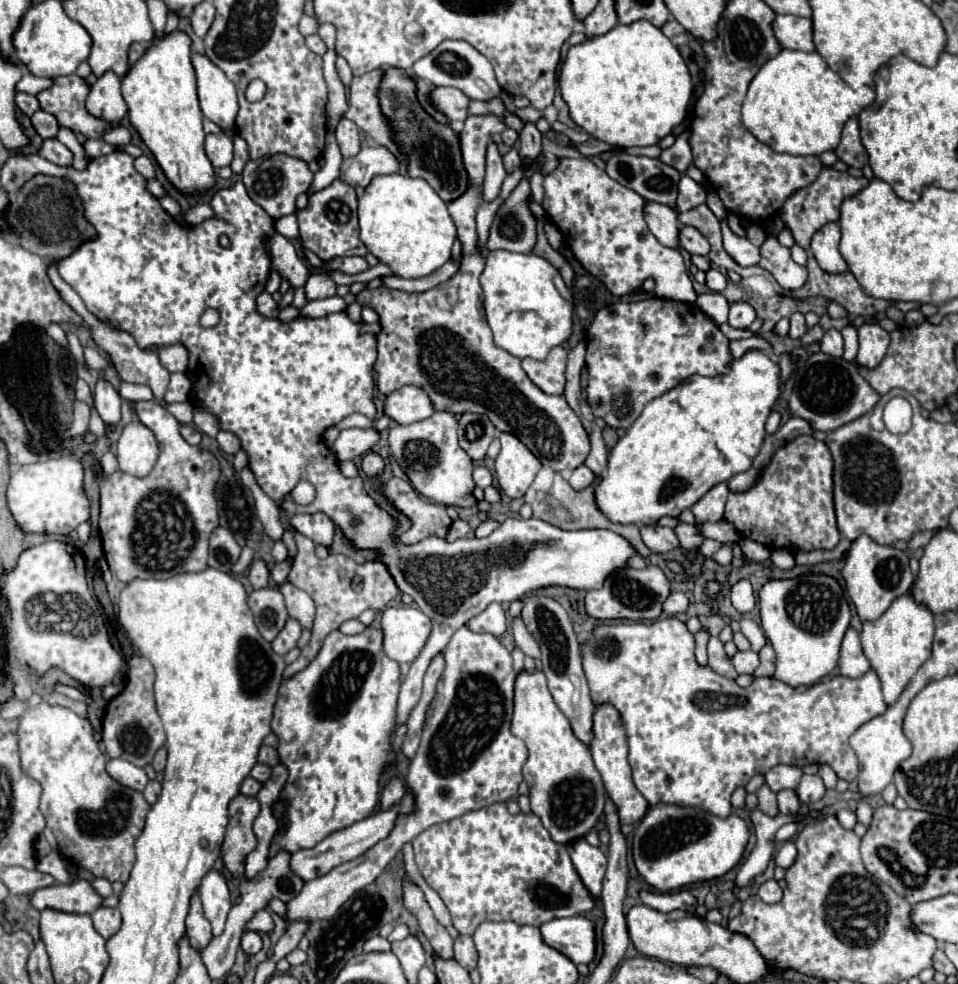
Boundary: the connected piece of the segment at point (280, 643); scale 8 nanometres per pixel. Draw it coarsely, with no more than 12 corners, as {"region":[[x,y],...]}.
{"region":[[290,618],[272,648],[284,656],[296,646],[300,624]]}

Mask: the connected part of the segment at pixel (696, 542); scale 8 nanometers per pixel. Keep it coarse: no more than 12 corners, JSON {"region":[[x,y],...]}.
{"region":[[678,524],[682,548],[700,548],[704,536],[692,524]]}

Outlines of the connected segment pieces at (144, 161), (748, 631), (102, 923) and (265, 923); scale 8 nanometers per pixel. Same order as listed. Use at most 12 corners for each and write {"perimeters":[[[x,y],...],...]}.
{"perimeters":[[[146,156],[134,158],[134,168],[144,178],[154,178],[154,166]],[[742,618],[742,634],[758,650],[766,644],[762,628],[750,618]],[[98,908],[90,914],[102,938],[120,930],[118,908]],[[266,910],[252,916],[246,928],[272,932],[274,922]]]}

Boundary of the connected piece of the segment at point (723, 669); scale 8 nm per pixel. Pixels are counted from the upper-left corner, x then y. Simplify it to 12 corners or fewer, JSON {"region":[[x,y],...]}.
{"region":[[718,638],[708,642],[708,666],[726,678],[738,676]]}

